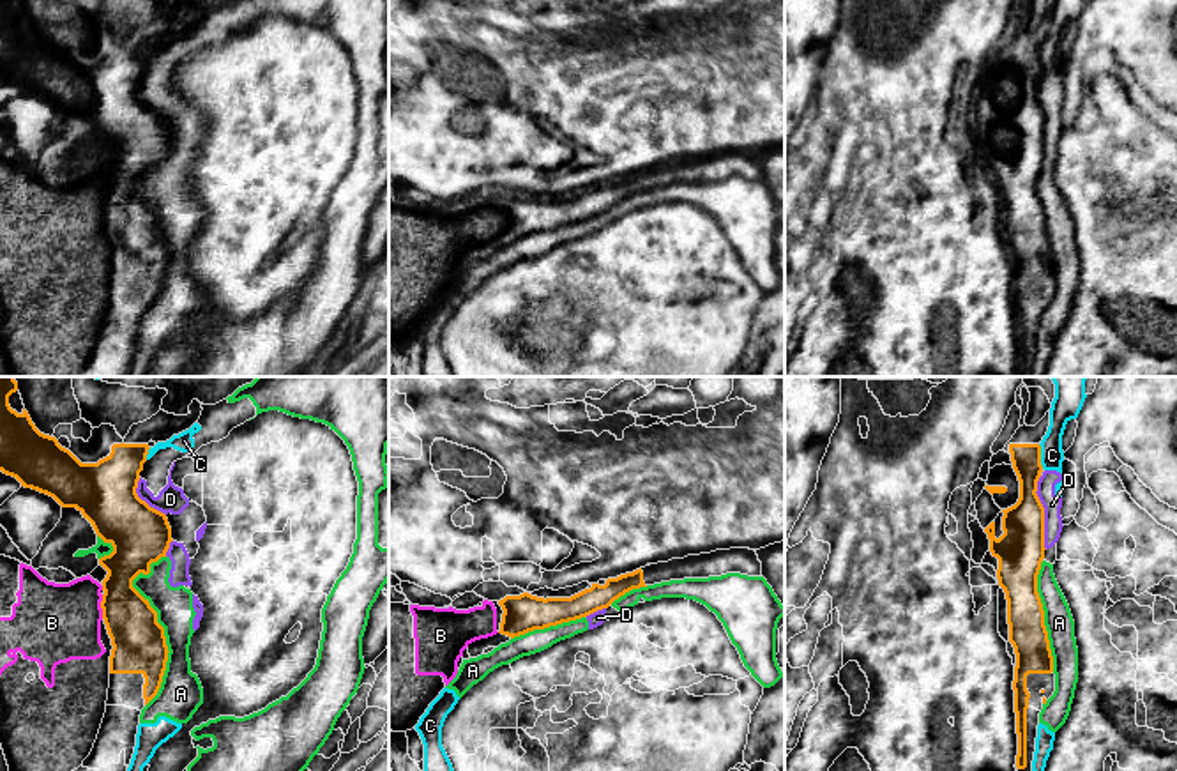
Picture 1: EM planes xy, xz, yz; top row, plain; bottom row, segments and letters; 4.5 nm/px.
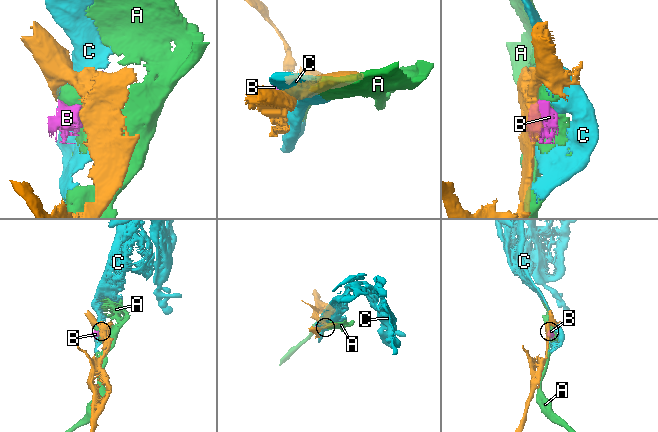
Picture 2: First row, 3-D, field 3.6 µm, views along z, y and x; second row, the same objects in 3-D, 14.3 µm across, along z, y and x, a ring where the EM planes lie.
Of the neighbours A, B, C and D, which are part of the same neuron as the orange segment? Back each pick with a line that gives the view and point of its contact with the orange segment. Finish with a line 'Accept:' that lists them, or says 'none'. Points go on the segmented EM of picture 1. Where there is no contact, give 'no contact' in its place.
B: meets orange in xy at (101, 607)
Accept: B

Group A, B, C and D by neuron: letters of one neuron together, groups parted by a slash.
A C D / B

